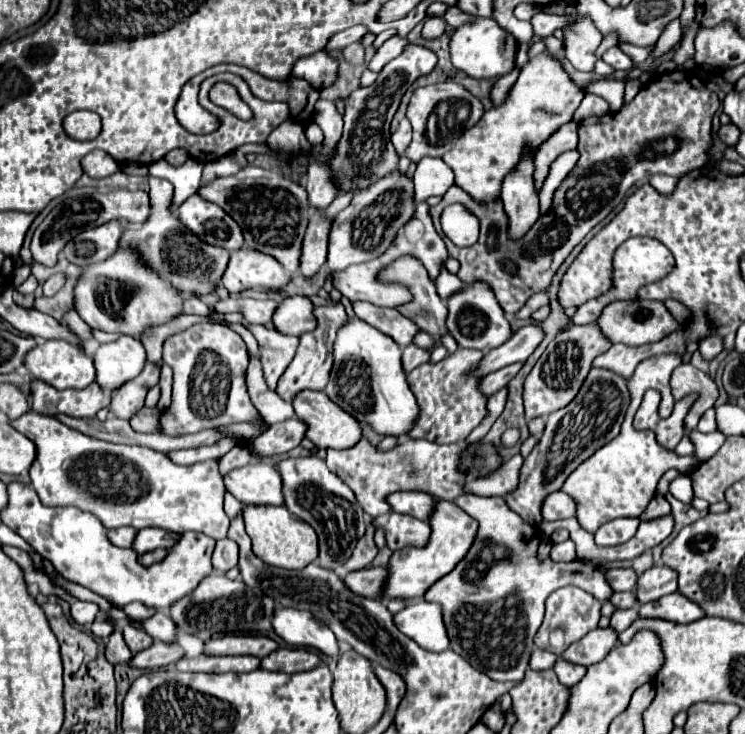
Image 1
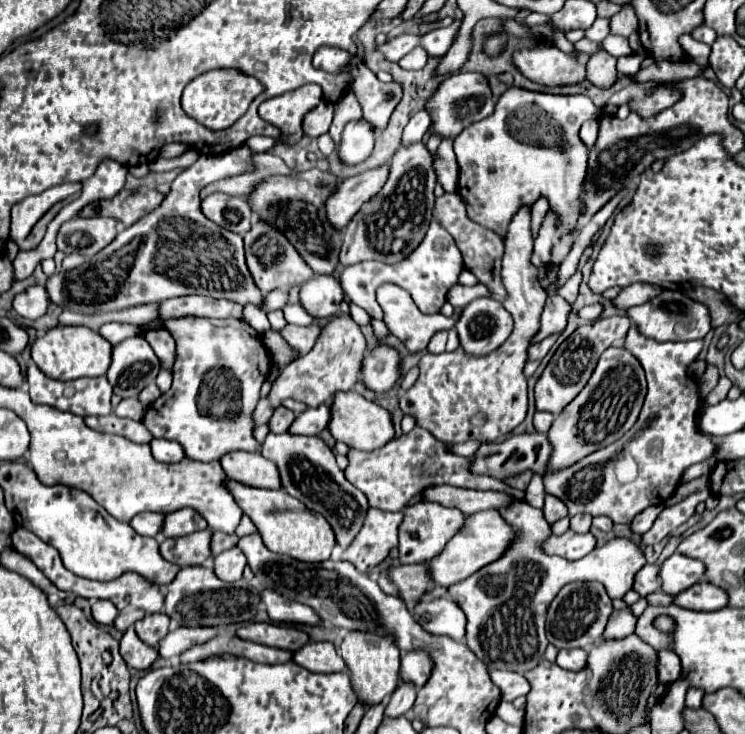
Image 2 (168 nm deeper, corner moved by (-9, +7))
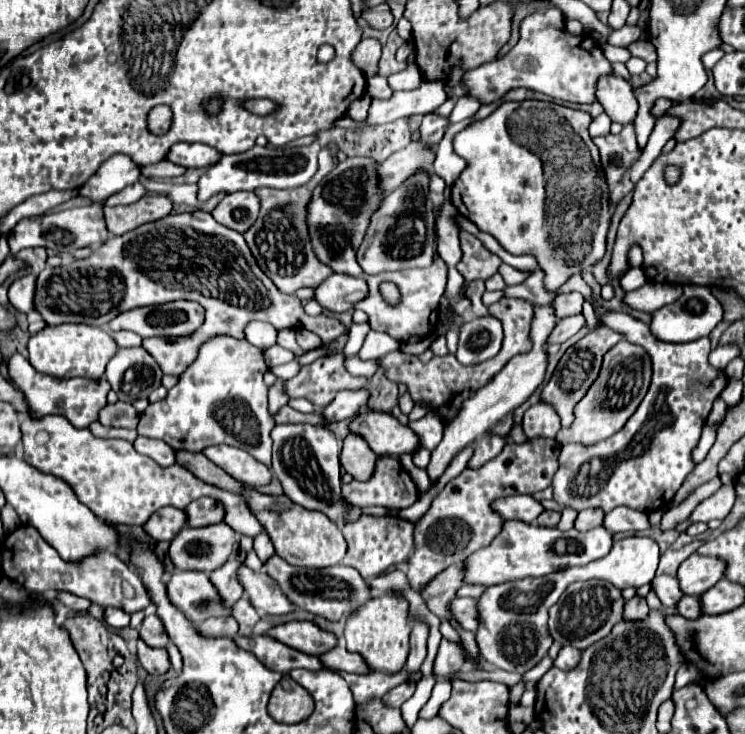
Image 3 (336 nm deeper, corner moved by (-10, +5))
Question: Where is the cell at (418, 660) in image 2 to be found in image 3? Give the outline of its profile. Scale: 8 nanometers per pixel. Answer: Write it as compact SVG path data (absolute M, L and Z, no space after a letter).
M441 640L437 658L435 658L435 674L437 676L449 676L453 672L459 672L465 668L465 650L461 644L451 640Z

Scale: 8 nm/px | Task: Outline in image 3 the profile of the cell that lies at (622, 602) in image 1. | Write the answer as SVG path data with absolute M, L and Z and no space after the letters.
M683 596L679 606L677 606L679 614L685 616L685 618L699 618L703 616L703 610L701 610L701 602L697 596Z

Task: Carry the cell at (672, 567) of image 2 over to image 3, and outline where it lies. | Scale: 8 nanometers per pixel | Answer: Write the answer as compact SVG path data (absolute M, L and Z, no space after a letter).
M693 554L689 556L677 572L681 590L685 594L703 594L705 590L713 588L725 576L725 562L713 556Z

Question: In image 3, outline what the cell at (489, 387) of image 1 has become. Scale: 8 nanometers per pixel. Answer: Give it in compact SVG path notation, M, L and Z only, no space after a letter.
M575 314L575 316L567 316L567 318L561 318L555 326L555 330L551 332L551 342L565 342L569 340L573 334L577 334L581 328L585 326L585 316L583 314Z

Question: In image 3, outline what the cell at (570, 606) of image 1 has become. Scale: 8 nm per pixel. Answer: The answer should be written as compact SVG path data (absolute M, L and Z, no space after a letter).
M603 580L575 582L549 610L549 632L553 640L561 642L563 646L569 644L579 650L585 650L587 646L591 646L591 642L597 642L611 632L611 628L623 618L623 606L625 600L621 596L621 590L615 588L613 584Z

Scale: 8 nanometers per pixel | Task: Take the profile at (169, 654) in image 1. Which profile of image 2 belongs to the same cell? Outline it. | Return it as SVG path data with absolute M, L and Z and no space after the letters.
M176 628L160 642L158 654L160 658L170 658L174 654L186 652L196 644L204 644L212 636L216 636L216 628Z

